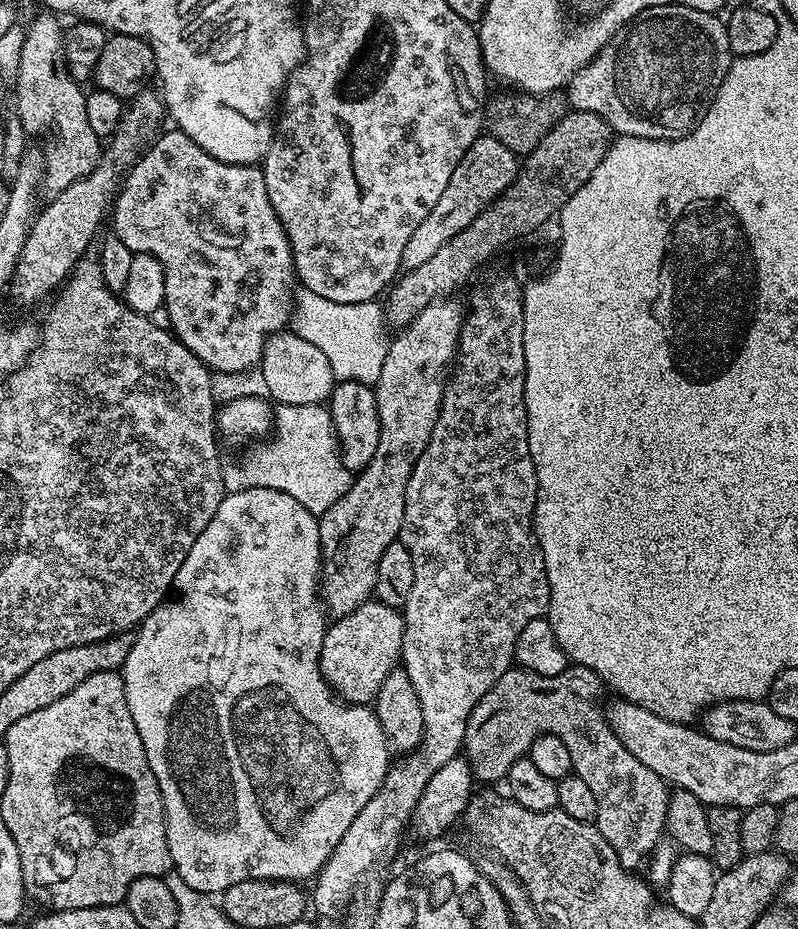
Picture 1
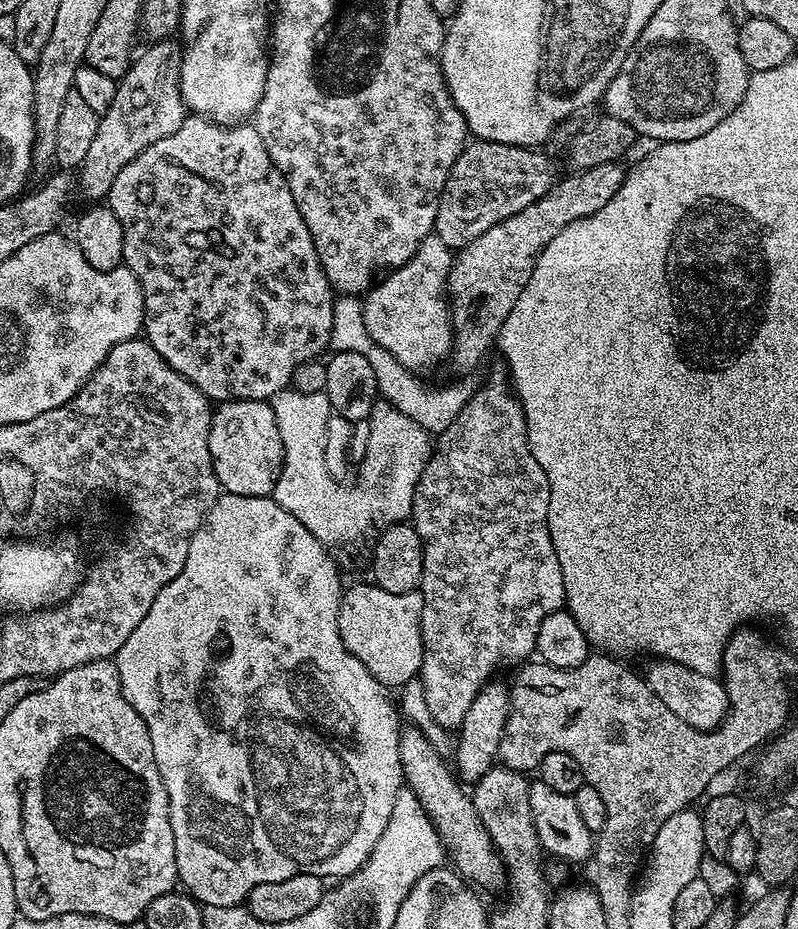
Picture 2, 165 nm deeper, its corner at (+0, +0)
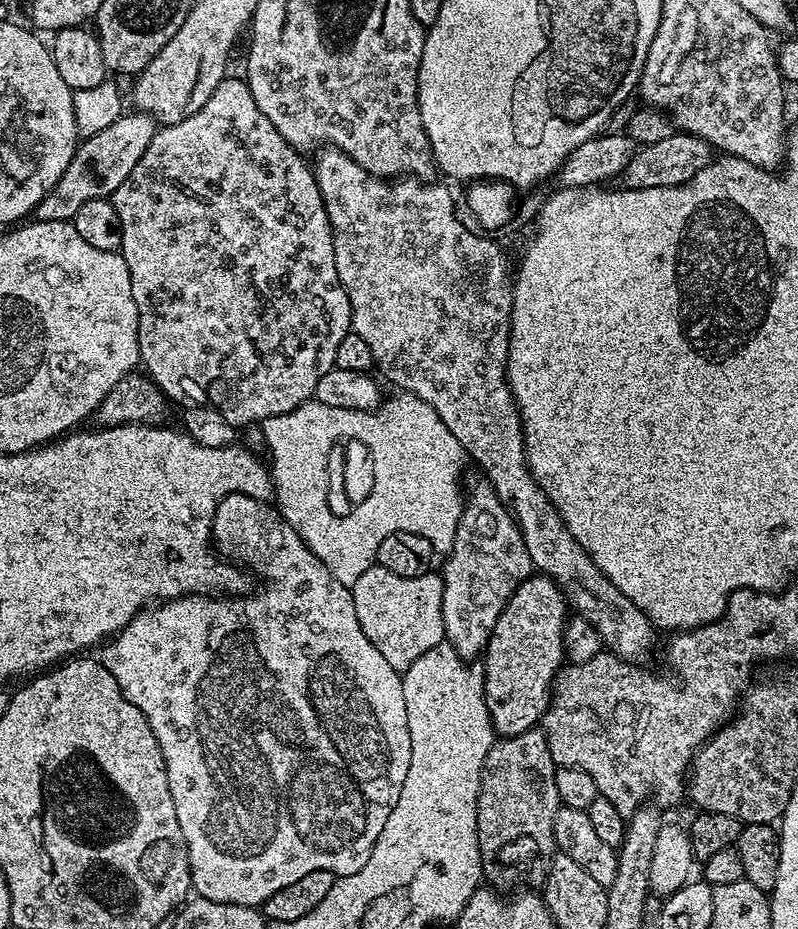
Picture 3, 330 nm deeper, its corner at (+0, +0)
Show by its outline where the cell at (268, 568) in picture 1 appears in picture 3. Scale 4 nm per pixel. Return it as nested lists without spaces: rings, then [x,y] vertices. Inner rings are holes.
[[[230,494],[222,498],[212,519],[212,544],[221,557],[253,573],[256,571],[264,579],[264,589],[257,596],[213,598],[208,594],[193,594],[159,606],[149,606],[99,649],[98,659],[110,674],[114,674],[114,682],[118,682],[122,694],[142,710],[146,722],[150,722],[150,730],[154,730],[154,738],[158,738],[166,762],[170,798],[174,798],[174,814],[178,814],[178,826],[182,826],[182,838],[188,847],[188,865],[195,895],[210,902],[260,908],[270,894],[278,894],[278,890],[298,882],[298,878],[306,878],[306,874],[314,874],[314,870],[326,870],[339,878],[358,874],[358,870],[366,866],[366,858],[370,858],[370,850],[374,850],[374,842],[378,834],[382,834],[382,826],[386,826],[386,818],[390,818],[398,794],[402,794],[406,770],[410,770],[410,726],[406,718],[401,673],[390,666],[374,642],[362,634],[351,587],[338,582],[338,578],[322,566],[294,526],[287,524],[271,503],[255,500],[246,494]]]

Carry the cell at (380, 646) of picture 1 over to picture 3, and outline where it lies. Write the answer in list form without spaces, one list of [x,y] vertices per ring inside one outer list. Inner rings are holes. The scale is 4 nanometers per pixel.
[[[373,566],[350,587],[362,634],[374,642],[390,666],[398,670],[406,669],[412,665],[414,658],[422,658],[426,650],[434,650],[434,646],[445,643],[442,622],[443,575],[431,571],[418,578],[402,578],[390,570]]]

